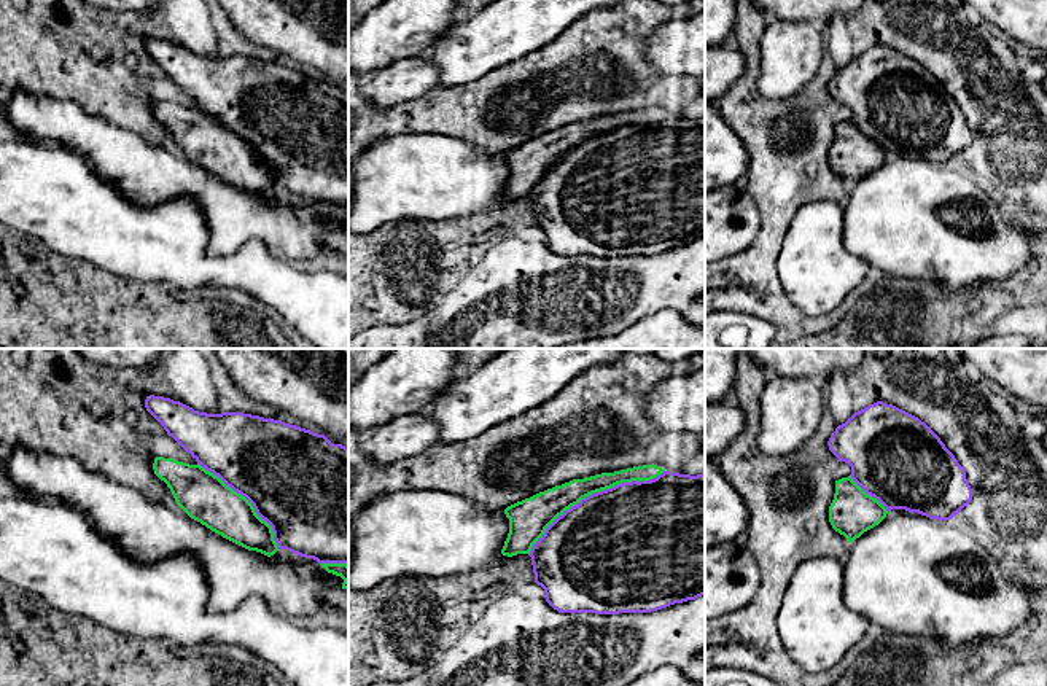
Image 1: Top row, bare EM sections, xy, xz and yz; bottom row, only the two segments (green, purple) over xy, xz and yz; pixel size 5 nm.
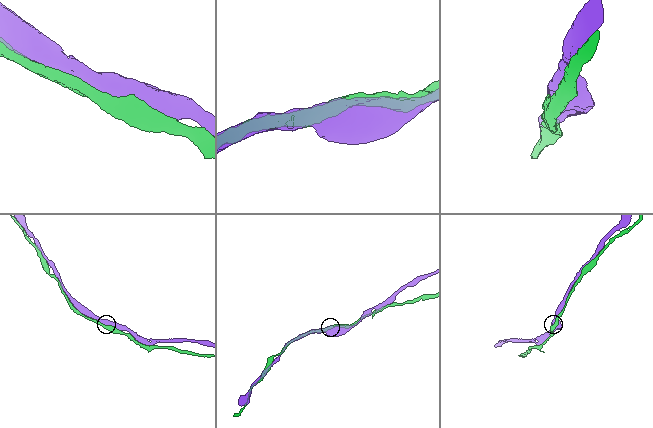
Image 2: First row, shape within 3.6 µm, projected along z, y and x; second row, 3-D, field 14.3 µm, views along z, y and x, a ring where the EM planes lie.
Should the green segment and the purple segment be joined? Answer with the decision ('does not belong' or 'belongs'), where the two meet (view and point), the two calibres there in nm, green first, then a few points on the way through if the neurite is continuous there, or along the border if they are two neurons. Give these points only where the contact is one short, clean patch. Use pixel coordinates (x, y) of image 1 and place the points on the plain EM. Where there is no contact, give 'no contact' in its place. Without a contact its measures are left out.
does not belong; contact xz (592, 136); calibres 160 and 480 nm

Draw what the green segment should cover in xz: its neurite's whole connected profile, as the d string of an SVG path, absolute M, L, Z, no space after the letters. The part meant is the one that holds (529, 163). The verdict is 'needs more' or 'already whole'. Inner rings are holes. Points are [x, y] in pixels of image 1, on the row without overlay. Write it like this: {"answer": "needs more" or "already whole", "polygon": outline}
{"answer": "already whole", "polygon": "M643 108L573 123L508 150L504 158L509 162L509 177L501 197L508 201L530 197L546 172L582 142L622 126L651 124L664 115L656 108Z"}

